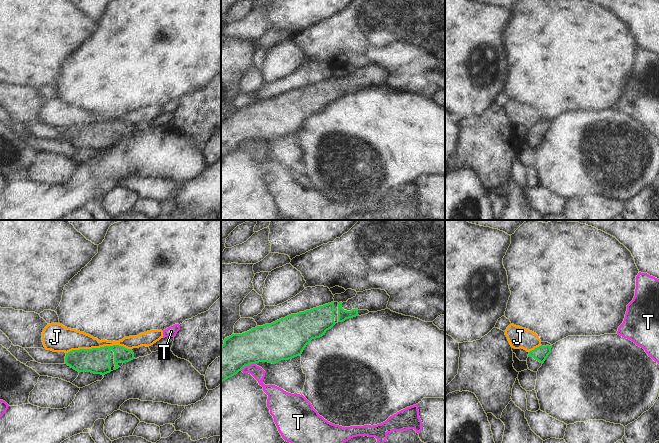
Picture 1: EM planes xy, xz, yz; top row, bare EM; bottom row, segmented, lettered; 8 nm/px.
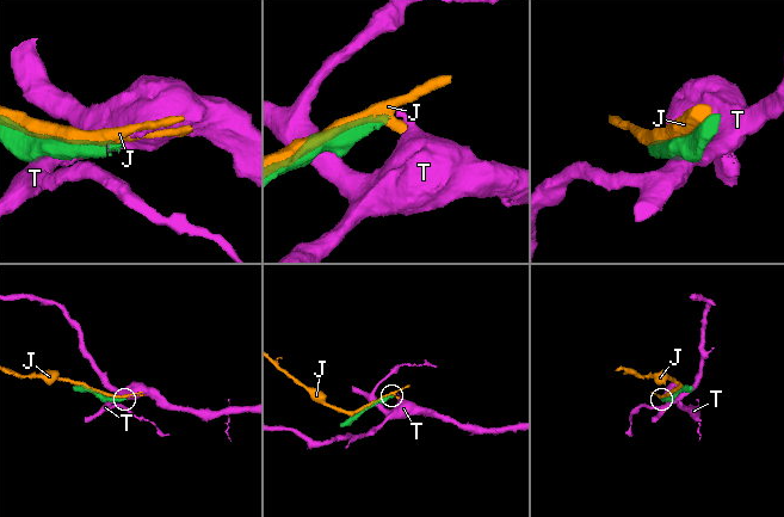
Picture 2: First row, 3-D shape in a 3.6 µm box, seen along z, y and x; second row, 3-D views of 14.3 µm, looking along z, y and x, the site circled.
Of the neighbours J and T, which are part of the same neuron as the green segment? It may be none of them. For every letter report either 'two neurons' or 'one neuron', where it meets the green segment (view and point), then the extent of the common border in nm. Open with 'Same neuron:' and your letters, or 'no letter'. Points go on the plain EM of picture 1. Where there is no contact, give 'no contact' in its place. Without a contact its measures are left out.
Same neuron: no letter
J: two neurons | xy (98, 124) | 500 nm
T: two neurons | xz (247, 141) | 140 nm

